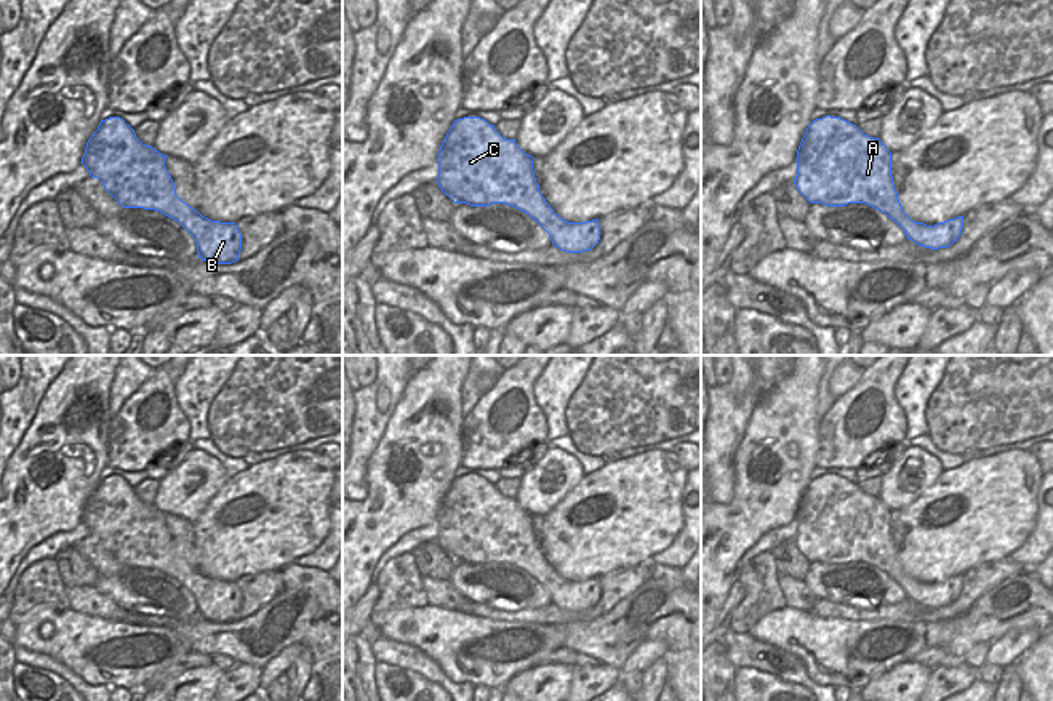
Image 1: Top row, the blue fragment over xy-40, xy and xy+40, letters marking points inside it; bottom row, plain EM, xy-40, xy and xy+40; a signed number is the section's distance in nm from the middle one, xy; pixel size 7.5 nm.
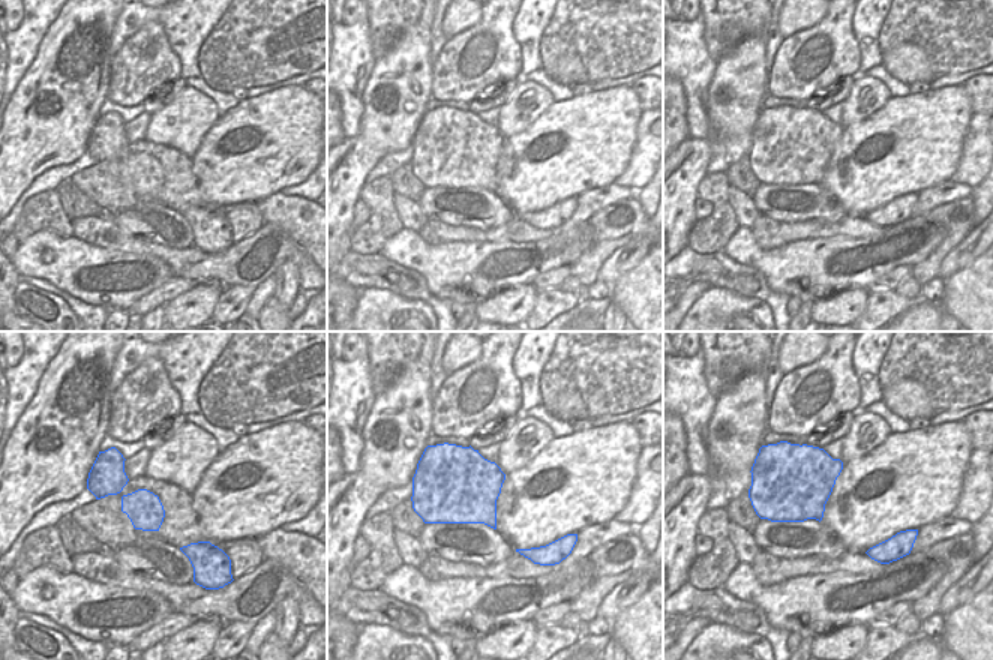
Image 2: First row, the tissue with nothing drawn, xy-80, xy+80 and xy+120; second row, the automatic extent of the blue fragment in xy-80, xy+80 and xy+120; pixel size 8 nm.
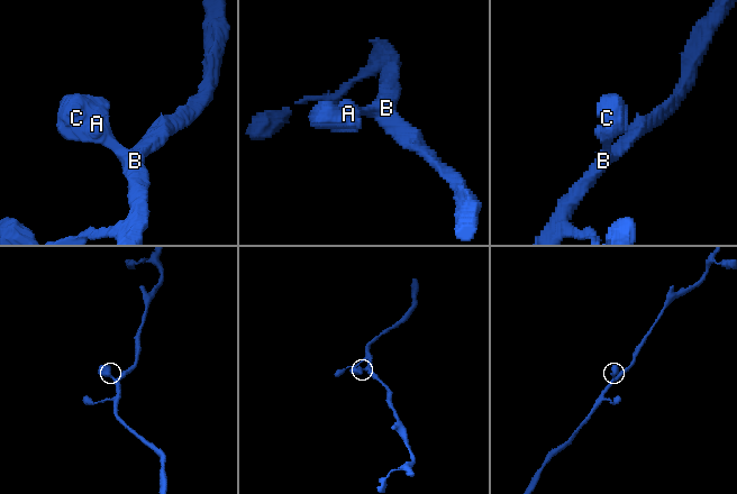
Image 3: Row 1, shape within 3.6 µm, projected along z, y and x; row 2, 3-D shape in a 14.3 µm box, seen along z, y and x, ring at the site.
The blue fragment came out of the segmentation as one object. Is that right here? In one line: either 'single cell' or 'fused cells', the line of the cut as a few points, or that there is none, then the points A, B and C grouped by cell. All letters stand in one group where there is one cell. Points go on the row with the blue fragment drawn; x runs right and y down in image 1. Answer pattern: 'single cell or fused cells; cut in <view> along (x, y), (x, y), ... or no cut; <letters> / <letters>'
single cell; no cut; A B C

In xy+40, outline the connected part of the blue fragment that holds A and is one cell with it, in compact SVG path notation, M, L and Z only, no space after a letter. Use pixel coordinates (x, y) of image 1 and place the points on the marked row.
M826 115L813 120L797 150L797 176L794 184L810 203L826 206L845 206L848 203L866 203L893 219L919 246L938 250L947 248L962 234L963 216L927 226L912 221L903 210L891 176L891 152L879 138L864 134L856 125Z

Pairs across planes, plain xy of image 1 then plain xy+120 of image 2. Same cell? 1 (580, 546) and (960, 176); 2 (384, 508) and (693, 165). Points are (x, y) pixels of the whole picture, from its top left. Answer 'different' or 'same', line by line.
1: different
2: same

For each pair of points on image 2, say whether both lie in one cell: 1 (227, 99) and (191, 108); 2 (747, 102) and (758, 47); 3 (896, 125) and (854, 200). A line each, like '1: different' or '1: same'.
1: different
2: same
3: same

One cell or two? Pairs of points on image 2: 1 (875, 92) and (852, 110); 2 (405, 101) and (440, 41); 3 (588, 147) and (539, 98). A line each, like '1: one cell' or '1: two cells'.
1: one cell
2: two cells
3: two cells

